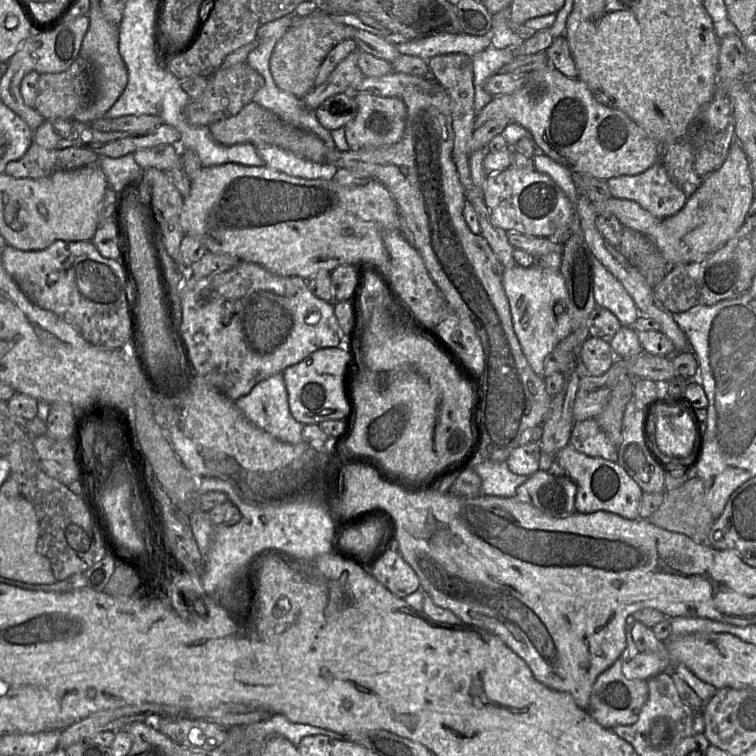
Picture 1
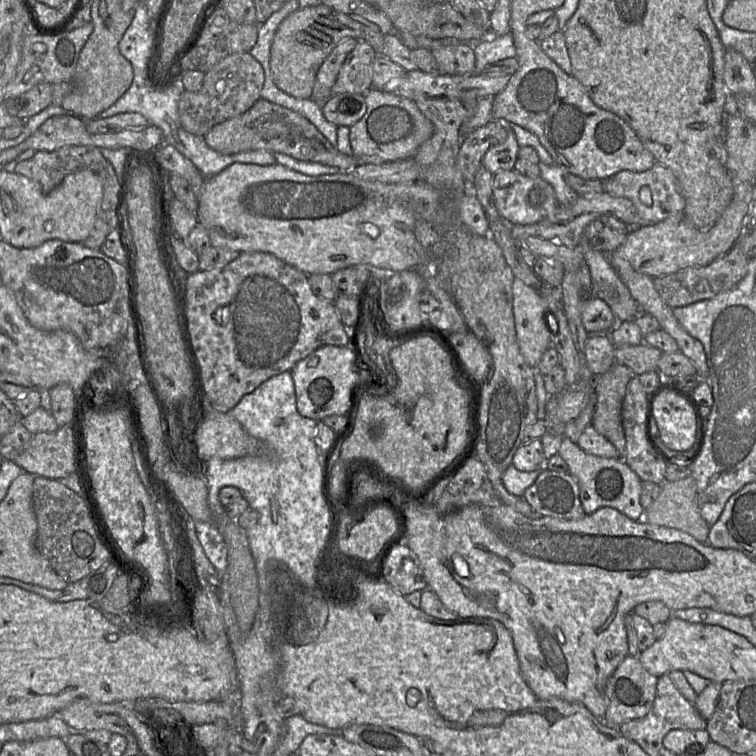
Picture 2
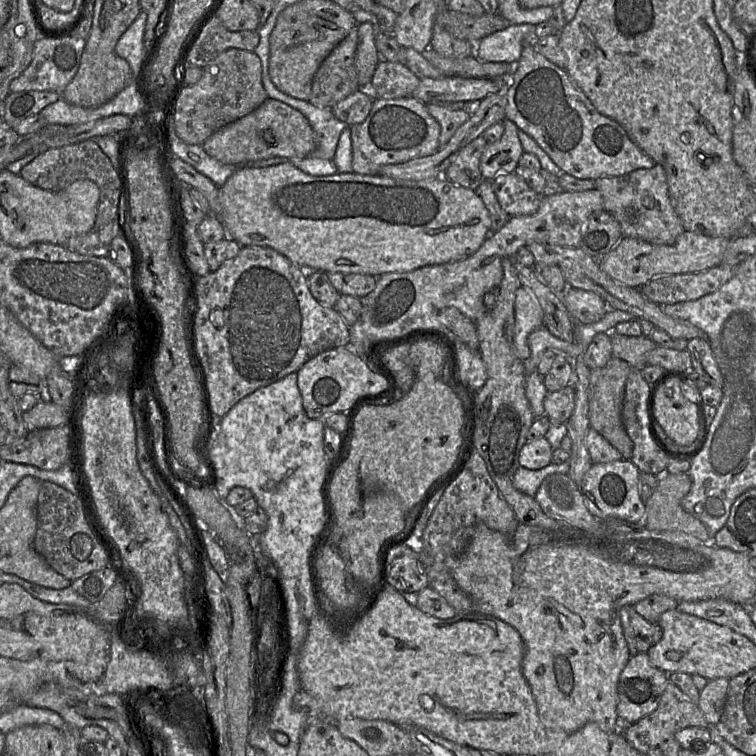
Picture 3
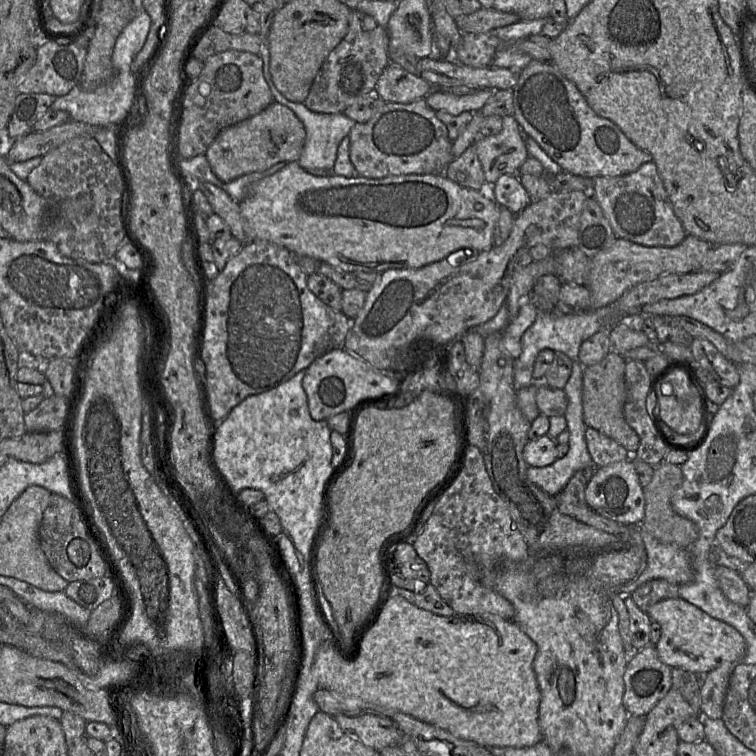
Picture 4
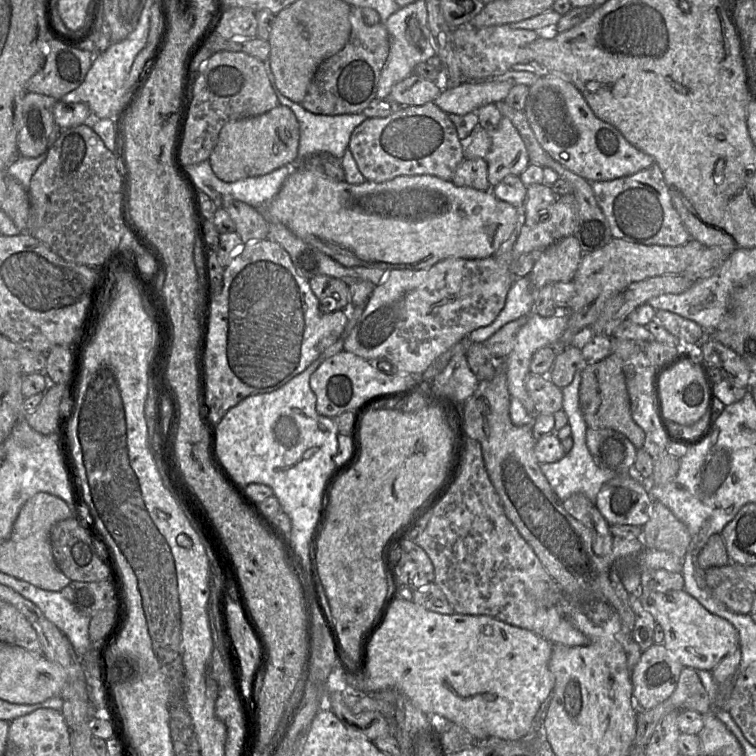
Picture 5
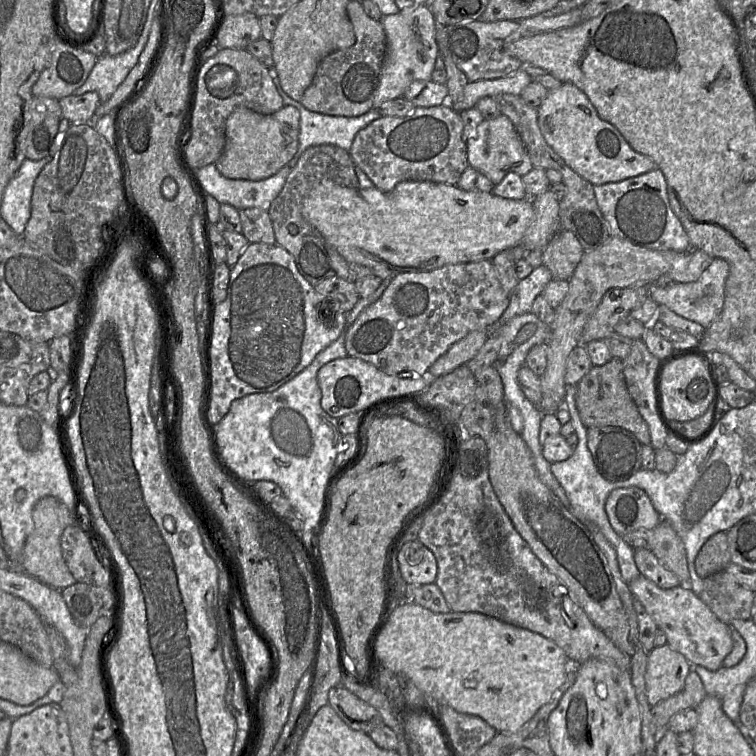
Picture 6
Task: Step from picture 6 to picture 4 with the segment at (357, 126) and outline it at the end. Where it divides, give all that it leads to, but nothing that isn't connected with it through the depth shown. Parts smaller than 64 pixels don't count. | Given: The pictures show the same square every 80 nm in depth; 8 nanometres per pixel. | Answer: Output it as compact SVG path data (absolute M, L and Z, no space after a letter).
M268 36L262 37L262 49L259 55L263 61L264 78L270 88L274 101L290 108L304 125L306 139L301 156L297 161L299 166L304 170L319 169L324 171L332 171L337 157L338 146L342 139L350 133L356 122L348 118L343 113L313 112L309 110L304 103L292 102L284 97L275 87L269 71L270 52Z

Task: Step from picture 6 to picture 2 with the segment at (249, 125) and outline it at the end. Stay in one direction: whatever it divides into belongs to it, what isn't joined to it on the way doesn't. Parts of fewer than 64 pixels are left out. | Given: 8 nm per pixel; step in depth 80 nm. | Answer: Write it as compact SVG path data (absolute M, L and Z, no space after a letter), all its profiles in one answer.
M260 98L243 114L213 126L204 136L211 149L225 155L249 150L283 153L305 162L316 162L349 171L358 165L353 156L340 153L305 117Z

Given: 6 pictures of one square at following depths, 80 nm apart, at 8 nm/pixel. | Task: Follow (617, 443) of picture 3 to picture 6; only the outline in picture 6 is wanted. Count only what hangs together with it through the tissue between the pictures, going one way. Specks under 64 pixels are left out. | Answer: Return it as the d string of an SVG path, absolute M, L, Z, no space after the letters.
M613 357L604 365L592 366L577 384L576 407L581 421L587 428L620 427L634 434L642 445L650 444L651 437L648 426L627 390L621 359Z

